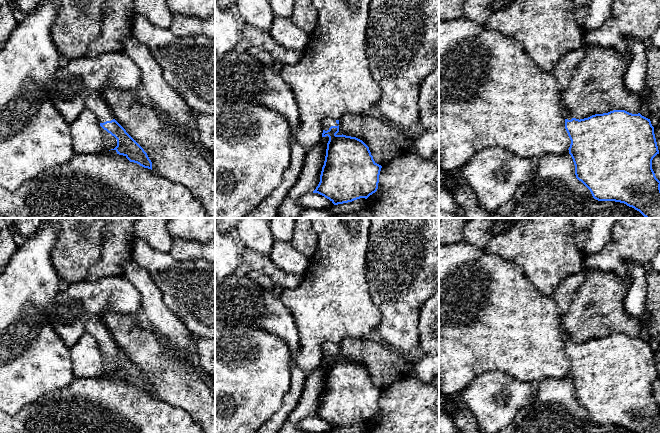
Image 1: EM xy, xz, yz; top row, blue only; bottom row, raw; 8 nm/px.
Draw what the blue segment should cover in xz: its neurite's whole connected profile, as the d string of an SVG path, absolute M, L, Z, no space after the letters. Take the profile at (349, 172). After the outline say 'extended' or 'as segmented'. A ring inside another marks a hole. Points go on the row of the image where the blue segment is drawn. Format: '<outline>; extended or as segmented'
M324 118L322 120L322 137L329 137L326 156L322 167L320 182L313 193L329 199L334 205L352 202L375 193L378 189L382 166L377 164L369 147L356 137L338 135L339 120Z; extended

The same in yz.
M562 107L565 129L571 140L569 154L575 165L576 178L598 201L624 203L645 218L660 218L660 181L652 169L652 160L659 154L654 127L640 113L613 110L588 118L573 118Z; extended

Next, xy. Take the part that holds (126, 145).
M100 90L90 91L85 106L96 115L100 126L117 139L117 146L111 150L125 156L130 162L152 170L152 162L147 153L115 120L112 110L105 102Z; extended

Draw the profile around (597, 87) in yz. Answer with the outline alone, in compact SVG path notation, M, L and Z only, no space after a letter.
M584 44L585 56L573 74L570 86L561 92L561 104L576 119L588 118L595 114L613 110L625 110L632 114L640 113L642 92L628 90L624 76L632 61L630 54L622 55L615 50Z

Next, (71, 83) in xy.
M123 51L107 52L95 58L83 56L62 63L52 74L48 83L48 95L64 120L71 124L86 108L85 101L92 90L115 88L125 91L135 90L141 82L141 70Z

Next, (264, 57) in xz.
M252 46L250 48L250 54L254 58L260 60L262 63L264 63L266 65L279 68L277 63L275 62L275 60L272 58L272 56L265 51L262 51L262 50Z

